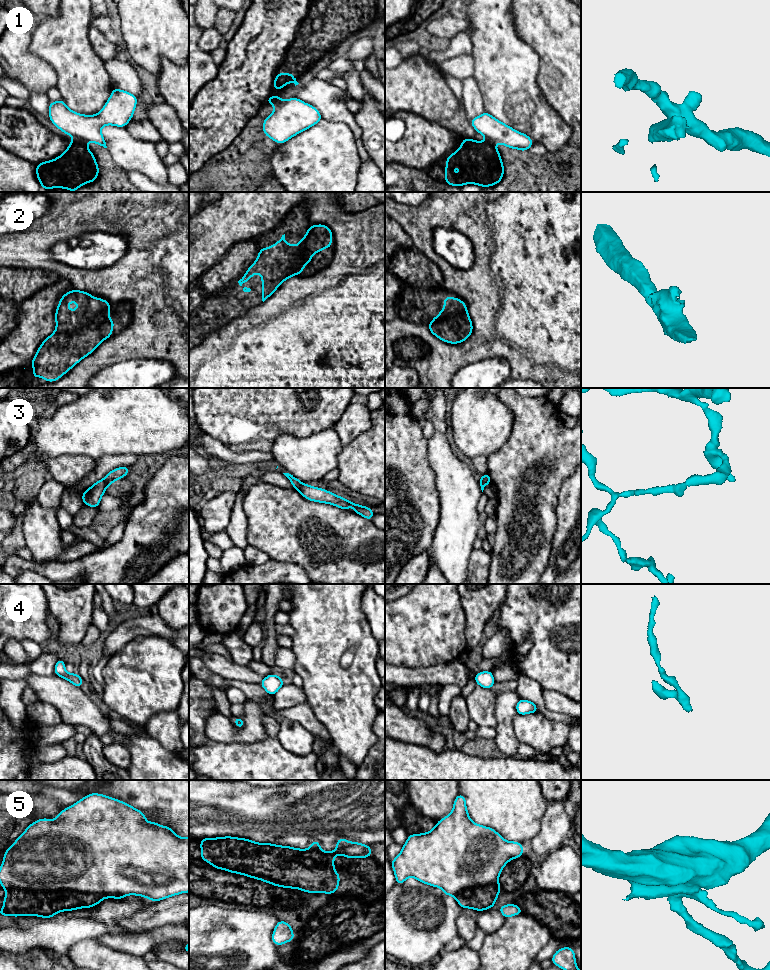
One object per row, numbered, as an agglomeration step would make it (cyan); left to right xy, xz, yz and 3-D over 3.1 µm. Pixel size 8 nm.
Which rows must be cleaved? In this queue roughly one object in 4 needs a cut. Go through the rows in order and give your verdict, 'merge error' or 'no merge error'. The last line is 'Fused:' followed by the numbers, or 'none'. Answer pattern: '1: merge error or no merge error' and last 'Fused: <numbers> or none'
1: merge error
2: merge error
3: merge error
4: no merge error
5: merge error
Fused: 1, 2, 3, 5

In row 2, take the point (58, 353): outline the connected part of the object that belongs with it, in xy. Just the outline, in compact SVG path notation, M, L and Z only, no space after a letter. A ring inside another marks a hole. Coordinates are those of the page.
M99 315L72 333L59 333L55 330L42 342L29 363L34 369L31 377L37 379L41 376L47 382L59 380L100 343L111 337L113 328L113 319L104 320Z

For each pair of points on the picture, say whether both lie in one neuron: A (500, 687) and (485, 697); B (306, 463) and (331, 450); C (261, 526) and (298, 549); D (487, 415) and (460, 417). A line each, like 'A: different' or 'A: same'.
A: different
B: same
C: same
D: same

